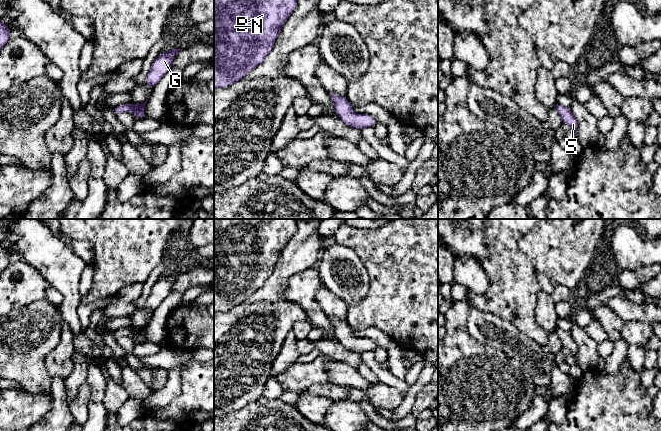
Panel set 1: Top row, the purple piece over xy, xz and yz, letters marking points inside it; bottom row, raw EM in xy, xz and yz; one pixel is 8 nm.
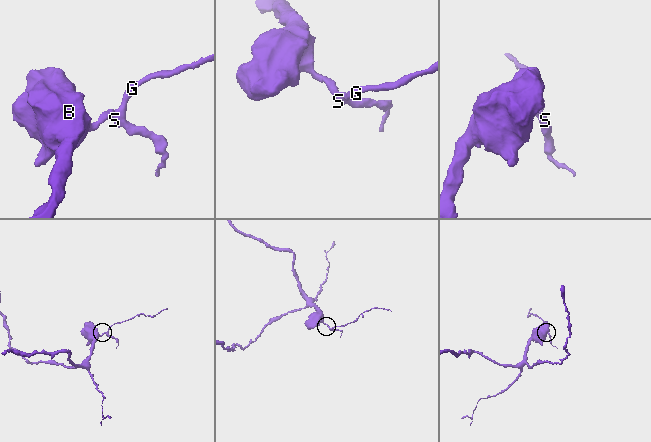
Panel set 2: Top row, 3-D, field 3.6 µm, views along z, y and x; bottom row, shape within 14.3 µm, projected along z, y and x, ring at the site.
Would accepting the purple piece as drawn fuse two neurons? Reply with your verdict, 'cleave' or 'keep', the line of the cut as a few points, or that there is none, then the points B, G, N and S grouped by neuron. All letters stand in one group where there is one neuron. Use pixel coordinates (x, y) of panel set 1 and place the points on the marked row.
keep; cut none; groups B G N S

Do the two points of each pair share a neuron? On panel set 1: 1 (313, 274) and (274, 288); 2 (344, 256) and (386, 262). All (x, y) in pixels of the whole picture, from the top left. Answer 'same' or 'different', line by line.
1: different
2: different

